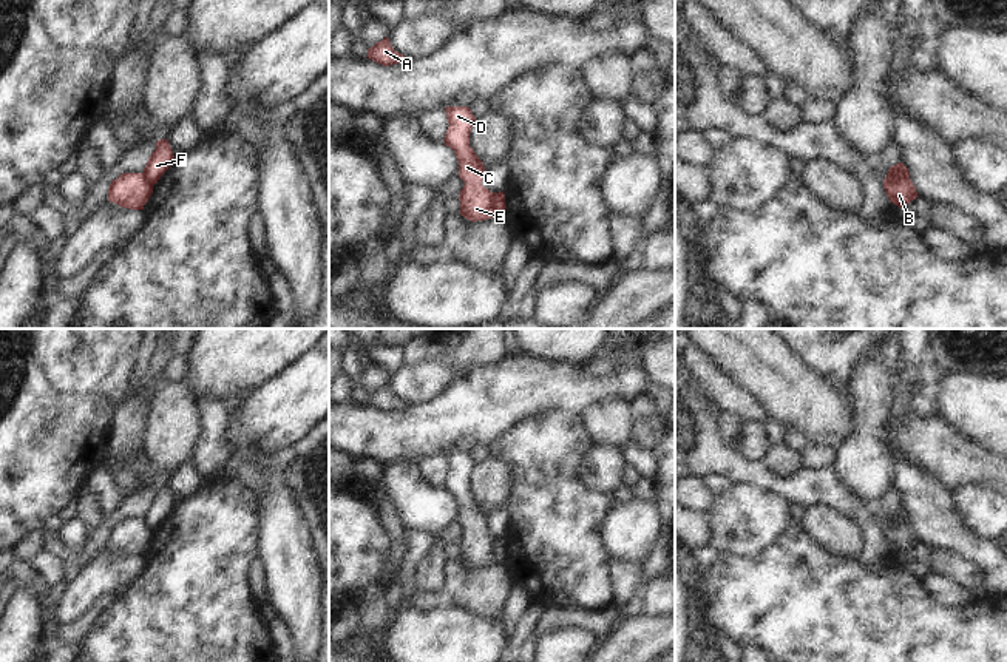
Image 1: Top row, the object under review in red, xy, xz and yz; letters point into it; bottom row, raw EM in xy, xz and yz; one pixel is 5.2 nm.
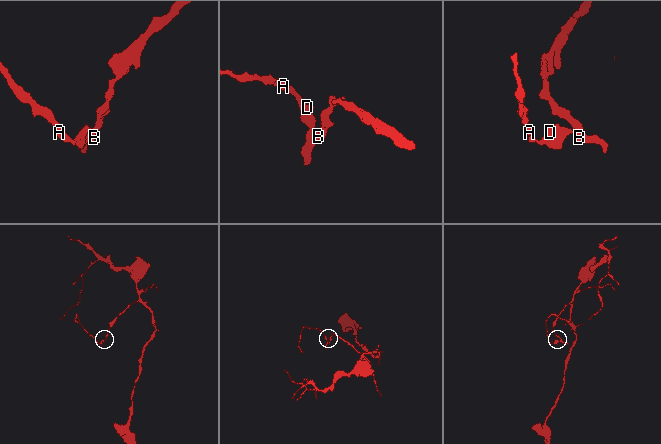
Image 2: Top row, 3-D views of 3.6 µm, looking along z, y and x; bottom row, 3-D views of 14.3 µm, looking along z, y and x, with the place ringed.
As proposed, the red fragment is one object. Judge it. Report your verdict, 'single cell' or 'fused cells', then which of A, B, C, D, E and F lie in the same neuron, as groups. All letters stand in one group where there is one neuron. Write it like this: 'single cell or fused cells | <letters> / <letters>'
fused cells | A B C D E / F

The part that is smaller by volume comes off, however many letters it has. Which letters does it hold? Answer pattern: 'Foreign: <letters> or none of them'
Foreign: A, B, C, D, E

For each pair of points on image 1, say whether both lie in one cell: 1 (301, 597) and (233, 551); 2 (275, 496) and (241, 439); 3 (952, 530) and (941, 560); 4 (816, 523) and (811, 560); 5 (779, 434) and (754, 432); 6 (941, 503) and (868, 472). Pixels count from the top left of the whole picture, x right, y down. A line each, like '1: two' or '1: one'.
1: two
2: two
3: two
4: two
5: two
6: two

